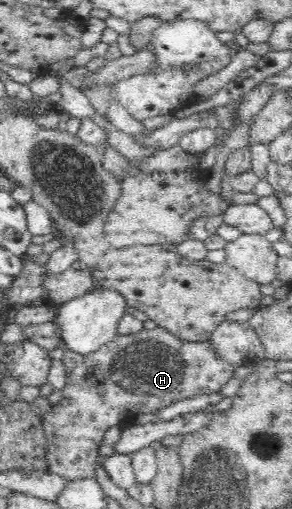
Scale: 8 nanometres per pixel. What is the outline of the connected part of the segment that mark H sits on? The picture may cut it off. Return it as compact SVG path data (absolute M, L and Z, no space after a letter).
M155 327L153 329L147 330L142 328L142 331L136 332L130 335L120 335L116 334L108 343L105 343L102 347L99 347L96 351L93 351L88 355L80 355L66 349L62 356L62 364L64 364L64 373L66 375L66 385L62 390L62 395L64 398L54 407L43 419L43 429L45 432L45 437L48 441L47 460L49 465L49 471L65 477L67 480L75 480L78 478L92 477L94 478L93 469L95 468L95 463L102 459L99 453L99 446L103 442L105 431L114 426L118 426L120 421L134 421L140 413L154 413L154 411L162 410L176 403L176 401L184 401L189 398L193 398L198 395L203 394L213 394L219 393L221 388L226 385L232 378L235 377L236 366L230 365L222 360L216 358L216 354L213 353L212 346L209 345L209 341L202 342L188 342L182 341L177 335L172 334L168 330L162 327Z

